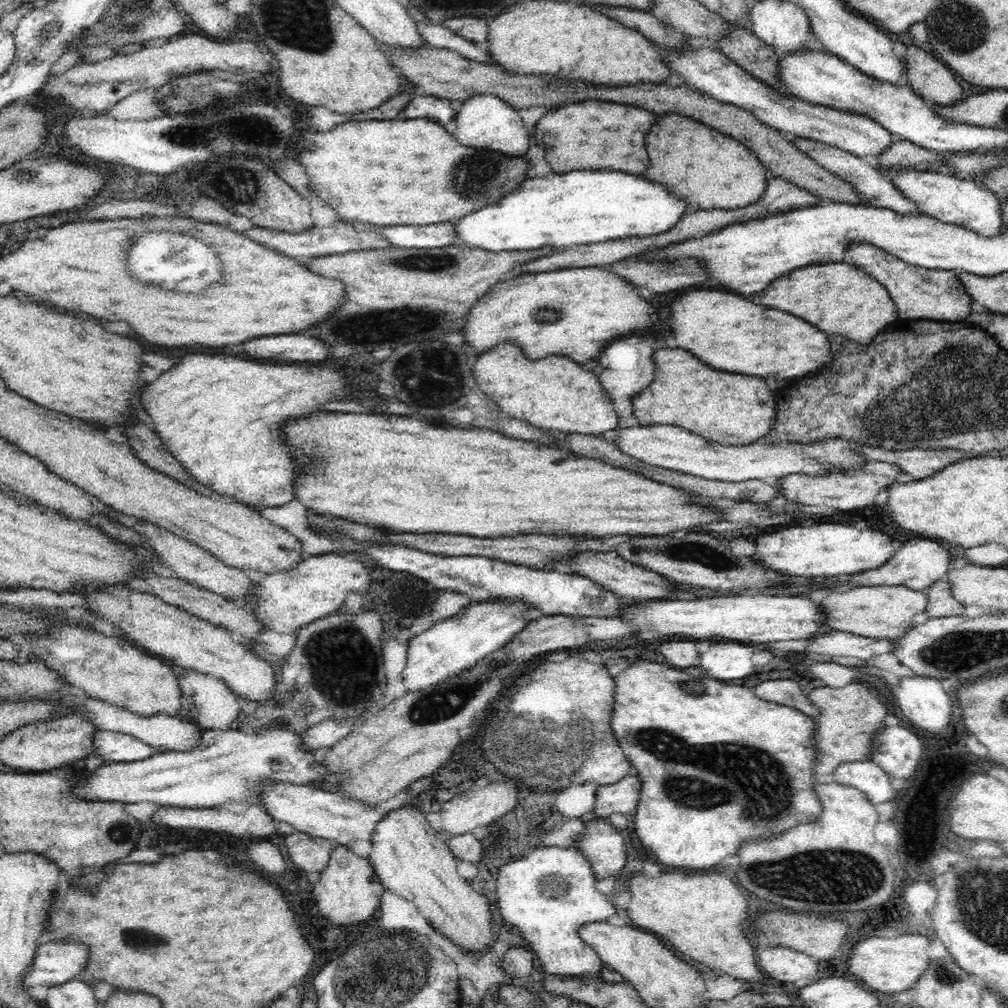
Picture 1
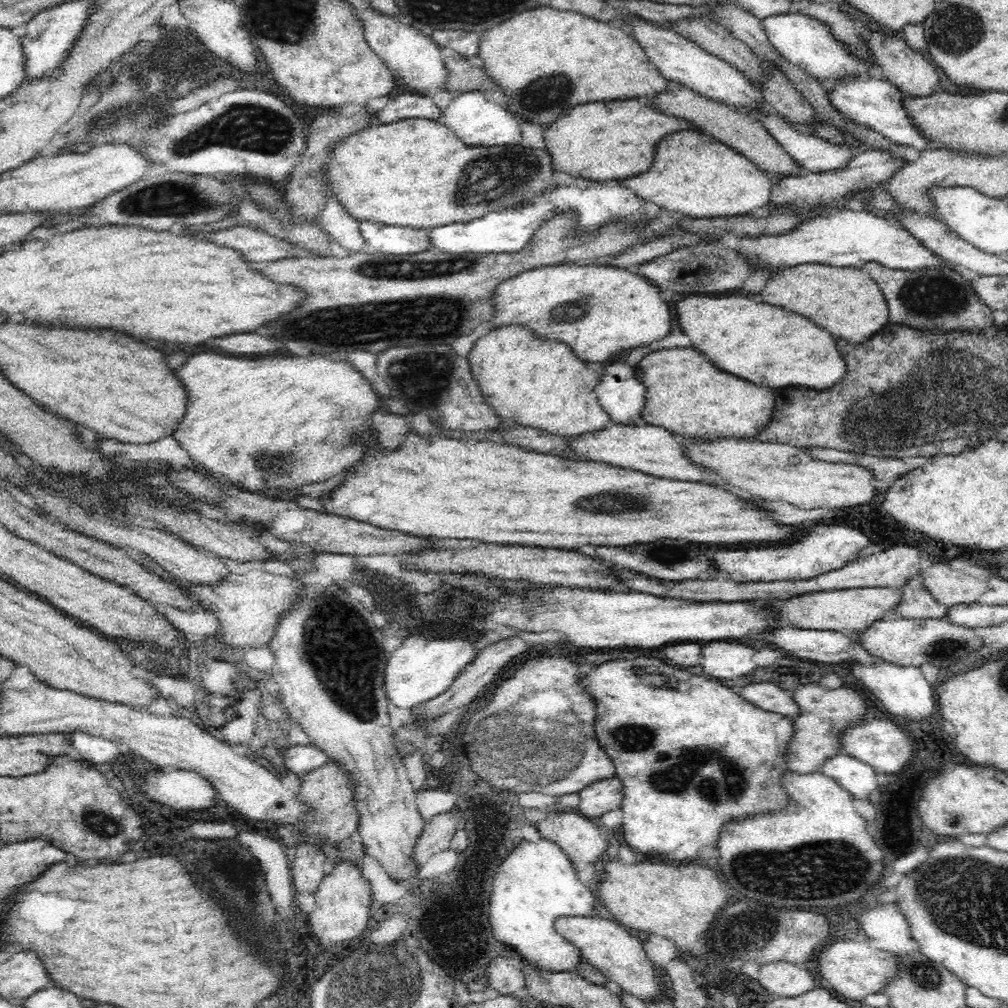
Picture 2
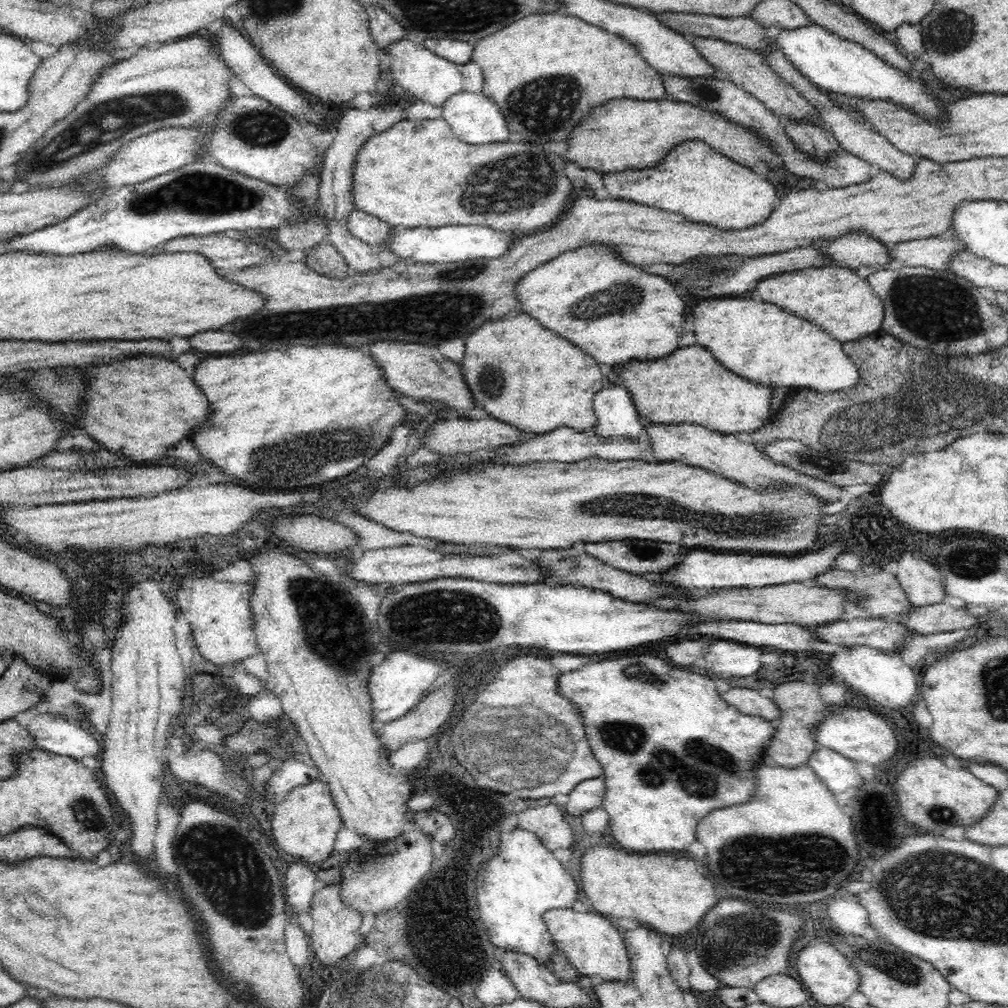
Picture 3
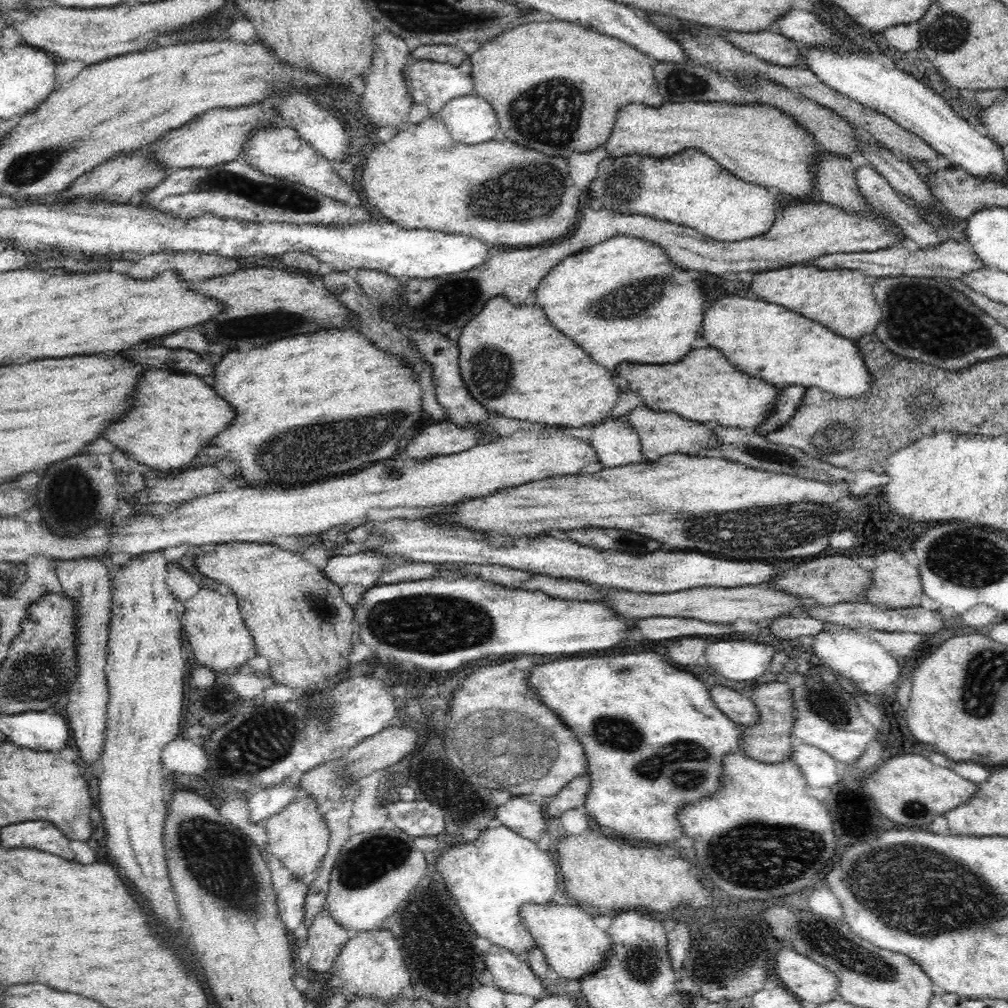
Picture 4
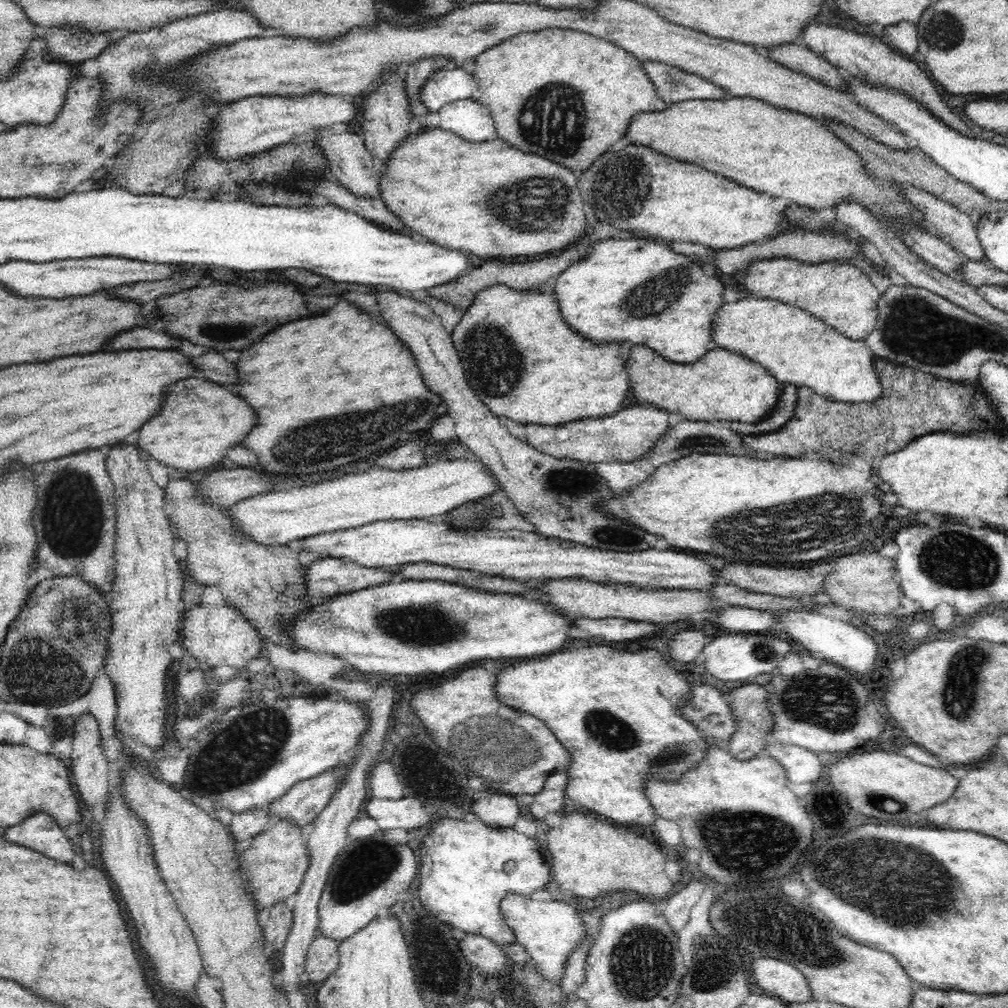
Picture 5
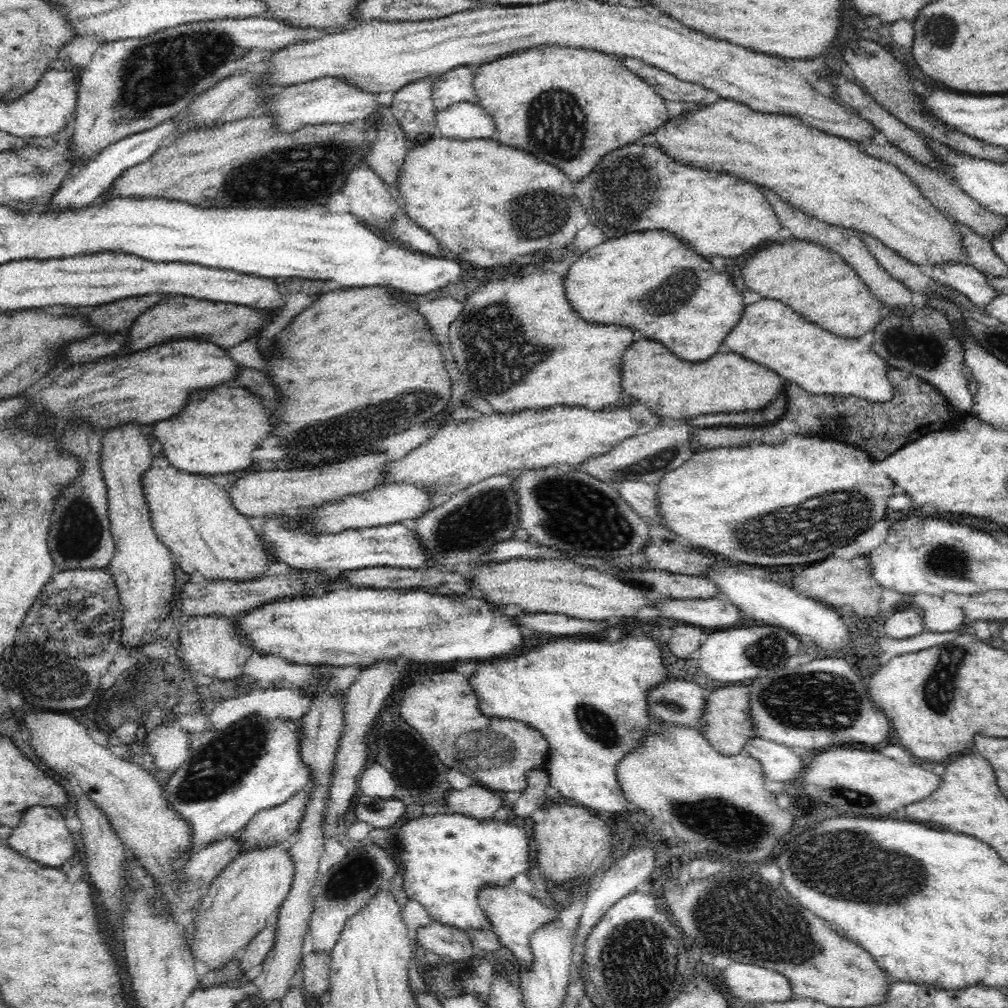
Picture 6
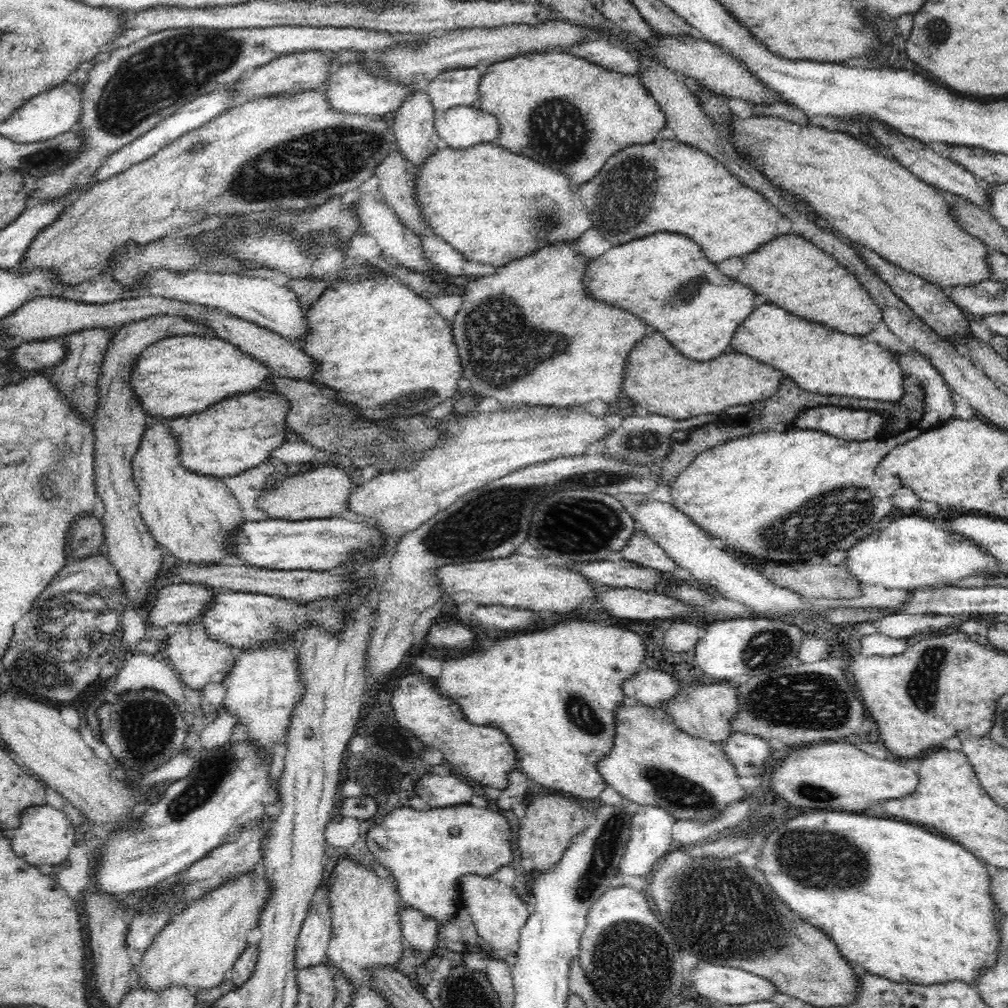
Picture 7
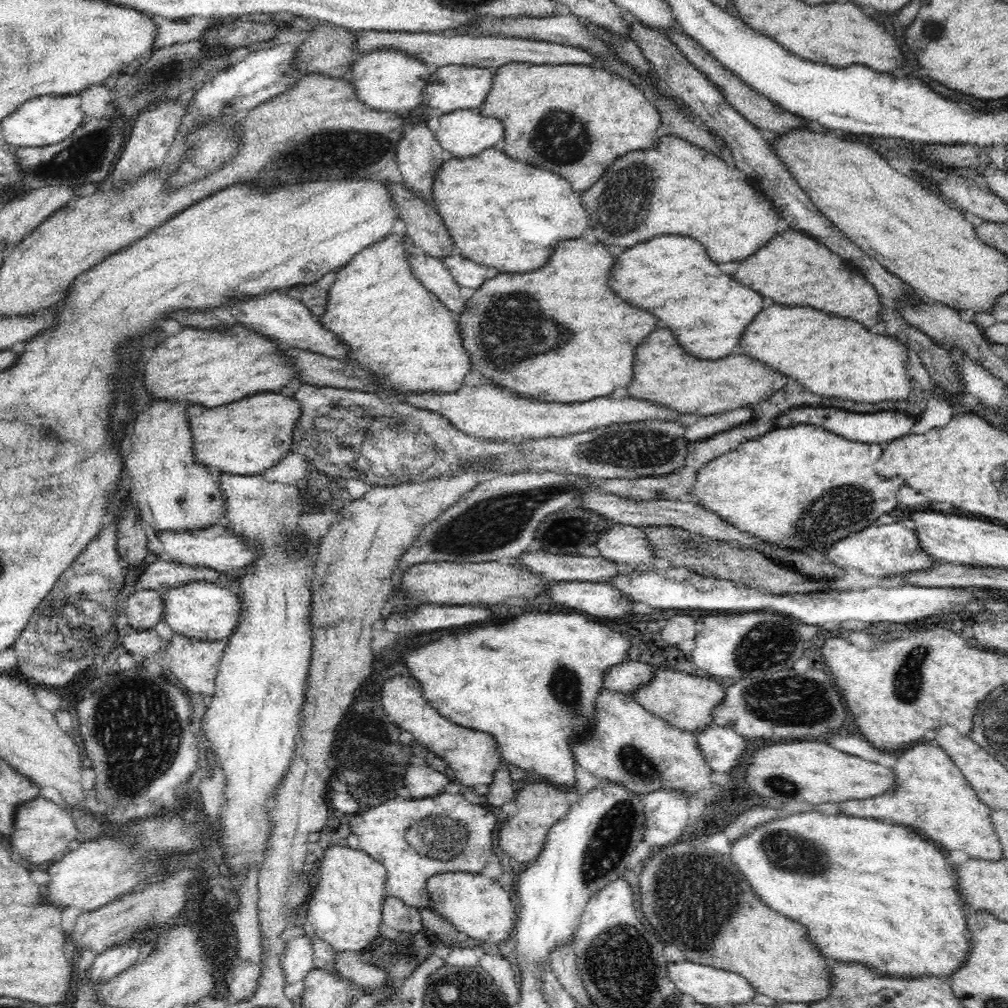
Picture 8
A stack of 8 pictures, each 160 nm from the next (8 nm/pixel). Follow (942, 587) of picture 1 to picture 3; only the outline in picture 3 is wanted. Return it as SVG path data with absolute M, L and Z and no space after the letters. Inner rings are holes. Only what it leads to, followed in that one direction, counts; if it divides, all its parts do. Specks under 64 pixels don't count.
M868 565L856 571L844 571L835 569L828 571L824 575L818 575L813 578L820 586L826 588L841 589L842 593L857 592L865 594L869 600L866 603L857 605L860 608L868 611L871 617L880 618L886 621L899 621L902 617L908 616L910 610L914 610L914 604L908 601L908 595L897 582L897 578L892 573L884 572L884 569L875 570L869 569Z

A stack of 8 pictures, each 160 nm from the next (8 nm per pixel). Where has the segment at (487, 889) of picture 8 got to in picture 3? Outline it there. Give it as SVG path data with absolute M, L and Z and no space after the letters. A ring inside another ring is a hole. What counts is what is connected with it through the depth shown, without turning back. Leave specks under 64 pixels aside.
M554 909L545 912L544 921L553 936L557 952L564 954L581 975L586 974L598 981L630 982L632 980L632 959L622 940L622 934L616 930L617 924L612 920L599 913Z

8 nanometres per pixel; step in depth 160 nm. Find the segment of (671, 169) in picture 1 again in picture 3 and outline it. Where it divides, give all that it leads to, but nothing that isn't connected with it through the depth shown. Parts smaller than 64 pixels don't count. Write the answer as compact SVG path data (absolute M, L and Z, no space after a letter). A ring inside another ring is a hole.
M682 141L668 150L657 165L636 170L624 178L624 172L618 172L614 176L602 176L604 189L608 192L610 200L630 200L638 204L657 208L658 210L672 212L684 216L690 221L700 224L717 225L718 228L746 228L748 225L759 224L770 216L774 208L774 200L777 199L776 188L766 177L760 176L745 165L738 164L732 157L718 153L718 150L710 148L704 141Z

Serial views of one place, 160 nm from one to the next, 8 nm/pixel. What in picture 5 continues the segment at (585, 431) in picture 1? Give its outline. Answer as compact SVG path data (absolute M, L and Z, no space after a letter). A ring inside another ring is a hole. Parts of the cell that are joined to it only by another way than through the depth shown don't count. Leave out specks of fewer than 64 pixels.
M494 285L481 290L473 300L470 308L462 315L462 318L451 332L454 339L454 346L457 349L458 356L461 357L462 366L465 368L465 377L469 386L474 390L475 395L496 415L505 416L518 422L534 423L544 426L554 426L564 424L580 419L598 419L618 412L626 403L627 392L630 391L629 376L618 376L626 374L624 372L624 362L618 358L622 356L622 346L614 344L614 348L594 348L590 340L582 338L578 332L570 330L566 320L562 320L562 311L557 306L552 287L547 287L542 292L519 293L506 285Z

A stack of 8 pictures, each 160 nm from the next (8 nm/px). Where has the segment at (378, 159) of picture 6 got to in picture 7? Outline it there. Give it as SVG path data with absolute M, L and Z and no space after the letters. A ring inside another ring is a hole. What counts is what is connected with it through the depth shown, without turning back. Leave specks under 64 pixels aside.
M397 151L384 156L374 173L380 179L379 190L384 196L385 204L396 213L400 222L419 237L428 236L433 232L423 222L413 194L418 176L415 168Z

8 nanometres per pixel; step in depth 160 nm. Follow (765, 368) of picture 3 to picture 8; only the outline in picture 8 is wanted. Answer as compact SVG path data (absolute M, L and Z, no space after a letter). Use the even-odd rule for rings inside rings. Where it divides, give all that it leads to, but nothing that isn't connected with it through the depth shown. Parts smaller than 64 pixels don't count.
M768 306L746 328L740 340L742 352L762 364L794 376L810 392L826 398L846 398L854 402L907 400L911 394L906 364L909 350L904 343L888 334L870 334L854 320L826 316L814 308Z

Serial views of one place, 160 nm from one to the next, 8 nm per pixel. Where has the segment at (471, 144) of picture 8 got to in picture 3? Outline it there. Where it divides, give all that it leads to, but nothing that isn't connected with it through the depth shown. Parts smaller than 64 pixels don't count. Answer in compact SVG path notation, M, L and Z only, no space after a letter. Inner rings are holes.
M462 90L454 94L443 104L442 118L450 126L451 132L458 136L458 140L466 144L496 144L513 139L508 138L510 130L501 108L483 92L474 94Z

